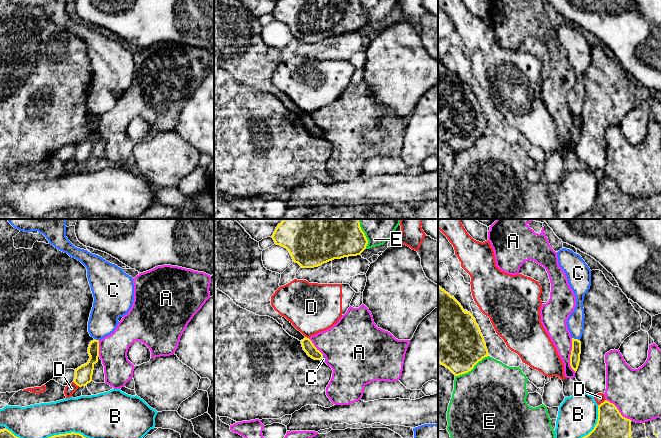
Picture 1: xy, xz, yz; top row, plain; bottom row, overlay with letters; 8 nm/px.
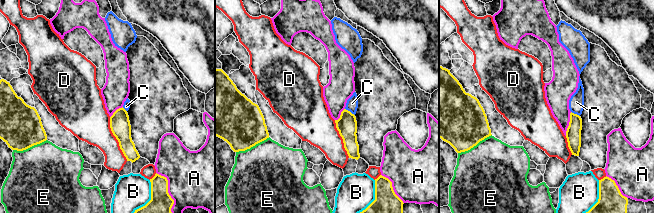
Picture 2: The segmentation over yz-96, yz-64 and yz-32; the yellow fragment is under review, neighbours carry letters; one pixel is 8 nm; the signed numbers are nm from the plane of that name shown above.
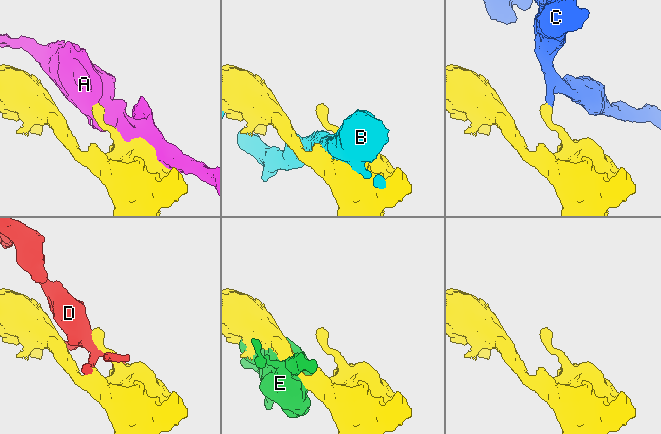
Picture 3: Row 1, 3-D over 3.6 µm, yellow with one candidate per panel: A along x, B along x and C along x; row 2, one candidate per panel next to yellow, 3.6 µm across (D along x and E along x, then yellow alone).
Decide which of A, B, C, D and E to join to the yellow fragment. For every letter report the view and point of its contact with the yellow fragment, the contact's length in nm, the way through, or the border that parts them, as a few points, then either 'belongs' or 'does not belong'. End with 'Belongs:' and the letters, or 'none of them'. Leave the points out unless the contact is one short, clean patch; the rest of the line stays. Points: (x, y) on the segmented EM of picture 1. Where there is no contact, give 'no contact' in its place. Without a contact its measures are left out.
A: yz (570, 355) | 280 nm | does not belong
B: yz (597, 423) | 300 nm | does not belong
C: yz (576, 339) | 70 nm | along yz (572, 337), (579, 340) | does not belong
D: yz (601, 403) | 80 nm | does not belong
E: yz (471, 369) | 320 nm | does not belong
Belongs: none of them

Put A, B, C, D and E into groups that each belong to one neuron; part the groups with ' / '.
A / B / C / D / E

